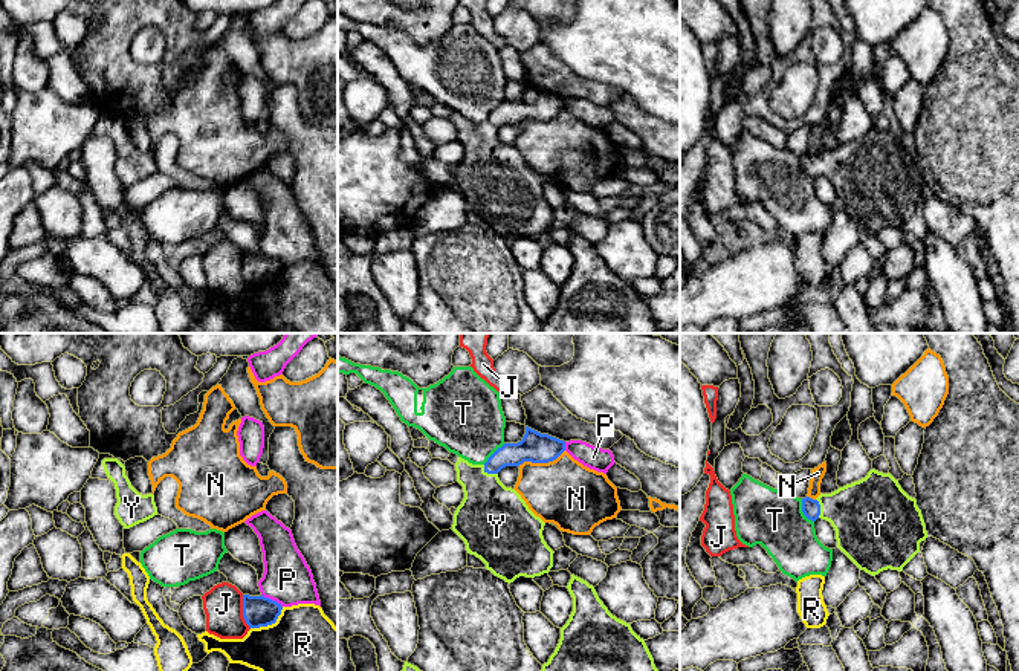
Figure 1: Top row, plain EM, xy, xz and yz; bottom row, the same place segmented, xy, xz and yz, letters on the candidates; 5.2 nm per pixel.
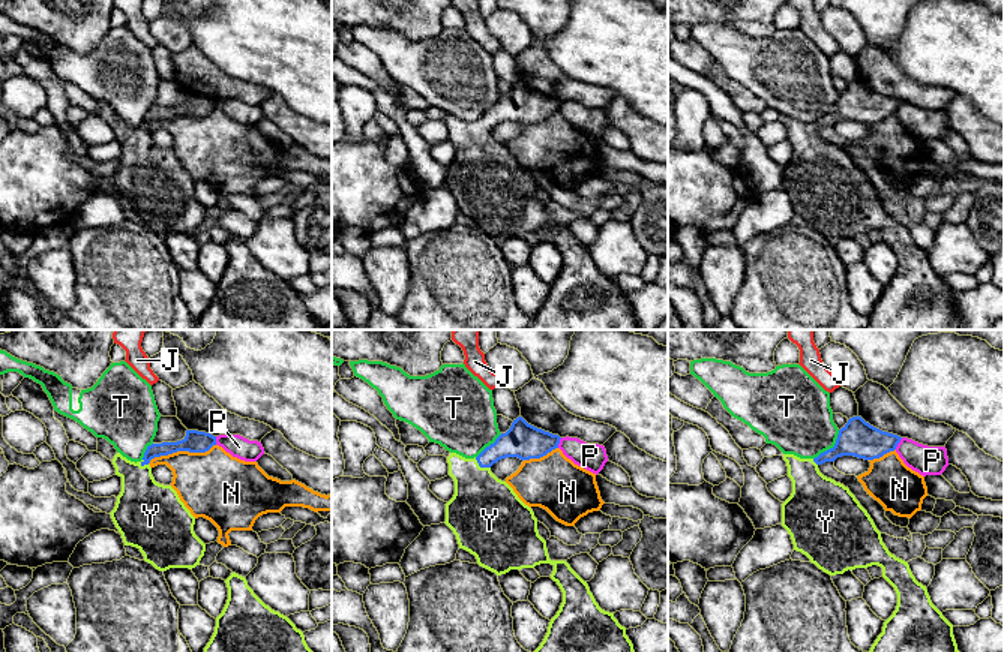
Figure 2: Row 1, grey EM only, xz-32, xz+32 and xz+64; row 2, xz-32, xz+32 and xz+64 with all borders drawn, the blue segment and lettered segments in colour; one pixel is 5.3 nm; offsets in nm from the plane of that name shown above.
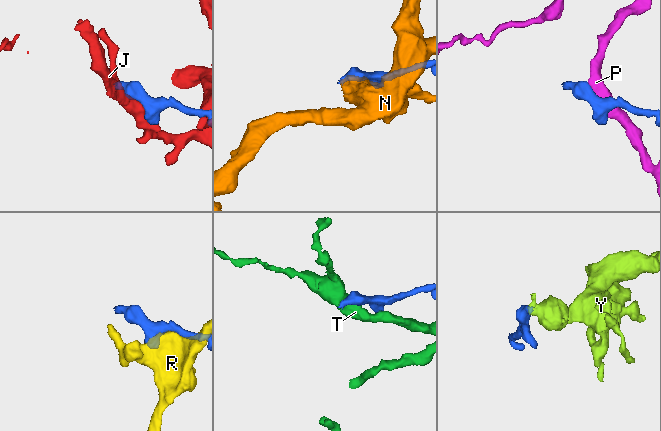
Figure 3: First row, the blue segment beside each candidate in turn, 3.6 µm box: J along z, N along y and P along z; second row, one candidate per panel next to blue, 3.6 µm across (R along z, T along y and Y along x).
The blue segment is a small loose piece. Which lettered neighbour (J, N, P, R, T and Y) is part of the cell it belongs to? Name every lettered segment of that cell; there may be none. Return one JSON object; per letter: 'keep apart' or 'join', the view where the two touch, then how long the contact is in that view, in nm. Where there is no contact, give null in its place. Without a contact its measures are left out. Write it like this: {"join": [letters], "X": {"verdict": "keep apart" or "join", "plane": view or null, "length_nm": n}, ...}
{"join": ["Y"], "J": {"verdict": "keep apart", "plane": "xy", "length_nm": 190}, "N": {"verdict": "keep apart", "plane": "xz", "length_nm": 260}, "P": {"verdict": "keep apart", "plane": "xy", "length_nm": 130}, "R": {"verdict": "keep apart", "plane": "xy", "length_nm": 200}, "T": {"verdict": "keep apart", "plane": "yz", "length_nm": 140}, "Y": {"verdict": "join", "plane": "xz", "length_nm": 90}}

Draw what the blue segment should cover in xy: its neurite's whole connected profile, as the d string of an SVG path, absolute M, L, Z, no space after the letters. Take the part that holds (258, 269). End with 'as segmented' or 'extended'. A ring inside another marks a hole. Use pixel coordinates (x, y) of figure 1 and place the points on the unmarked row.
M243 252L243 275L249 286L267 284L281 272L281 261L269 255Z | as segmented

